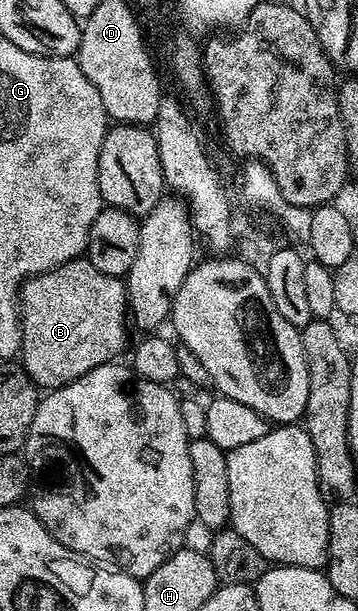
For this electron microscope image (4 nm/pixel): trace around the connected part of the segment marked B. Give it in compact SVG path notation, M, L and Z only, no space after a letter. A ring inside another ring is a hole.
M84 256L70 260L53 270L48 270L45 274L32 275L20 288L18 309L20 312L20 352L18 358L32 381L36 383L37 387L43 388L45 391L56 390L60 386L65 386L82 376L86 376L86 372L90 372L102 364L117 361L121 357L119 354L123 352L124 345L128 342L128 330L124 327L124 318L126 322L126 315L130 310L127 285L120 278L110 276L106 272L98 272L98 268L94 268L94 264L90 264L87 257Z

